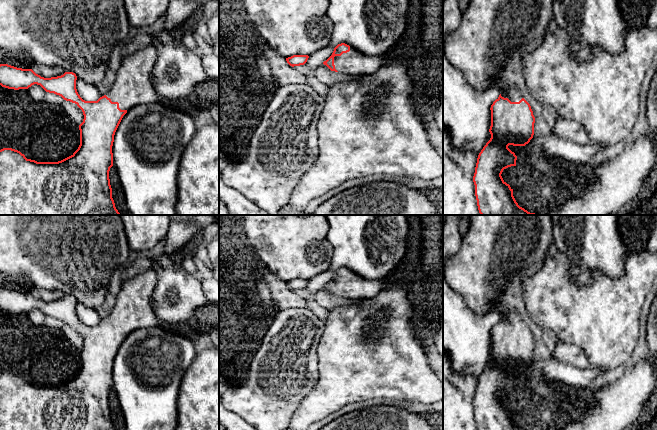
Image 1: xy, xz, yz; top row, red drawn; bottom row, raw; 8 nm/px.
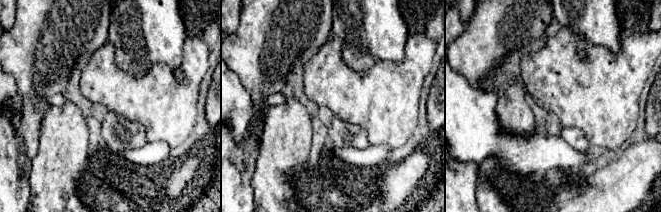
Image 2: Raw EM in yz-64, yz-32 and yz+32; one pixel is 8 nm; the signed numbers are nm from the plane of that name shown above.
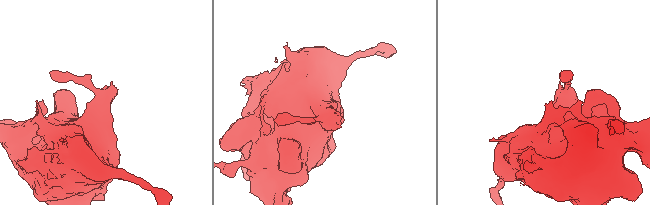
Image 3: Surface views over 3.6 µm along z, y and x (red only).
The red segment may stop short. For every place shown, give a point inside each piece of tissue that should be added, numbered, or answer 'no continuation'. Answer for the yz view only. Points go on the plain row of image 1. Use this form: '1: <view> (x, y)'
1: yz (511, 316)

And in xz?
1: xz (353, 286)

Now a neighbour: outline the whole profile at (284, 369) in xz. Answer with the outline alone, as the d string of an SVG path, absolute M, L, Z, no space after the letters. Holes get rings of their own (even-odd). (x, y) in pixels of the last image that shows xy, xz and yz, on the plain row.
M308 308L277 310L266 326L265 335L256 352L249 355L247 378L241 385L228 388L221 396L224 407L256 430L287 430L293 413L299 408L301 399L307 396L318 381L317 348L325 330L325 321L317 318Z

